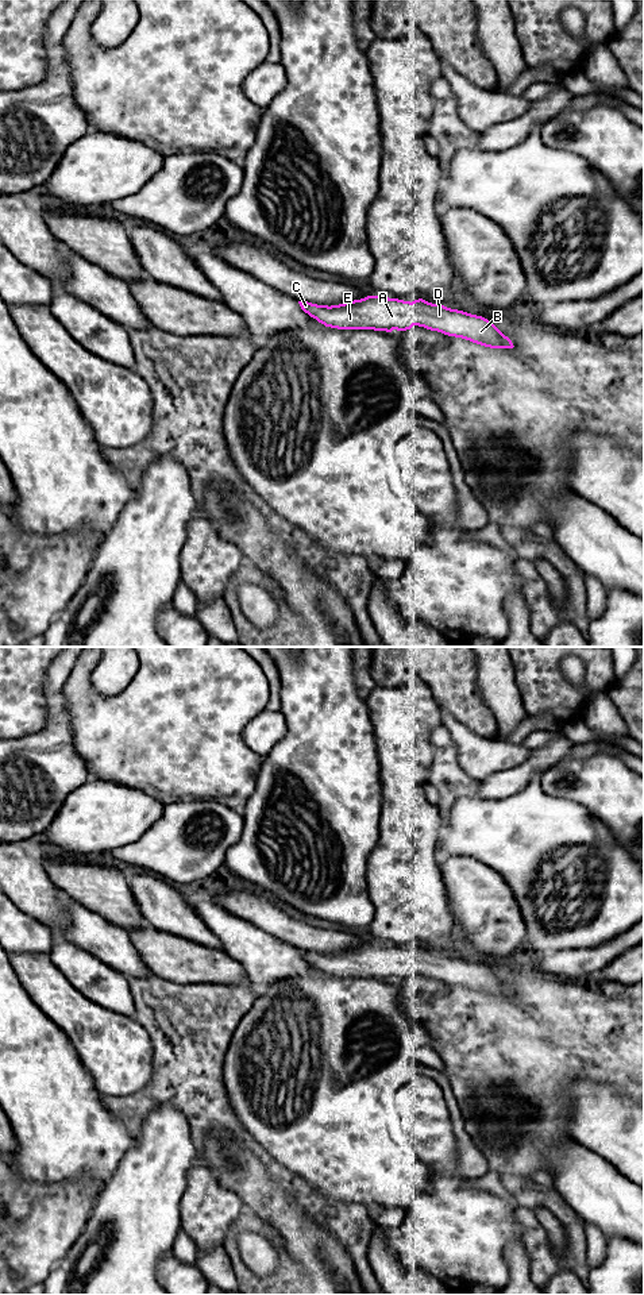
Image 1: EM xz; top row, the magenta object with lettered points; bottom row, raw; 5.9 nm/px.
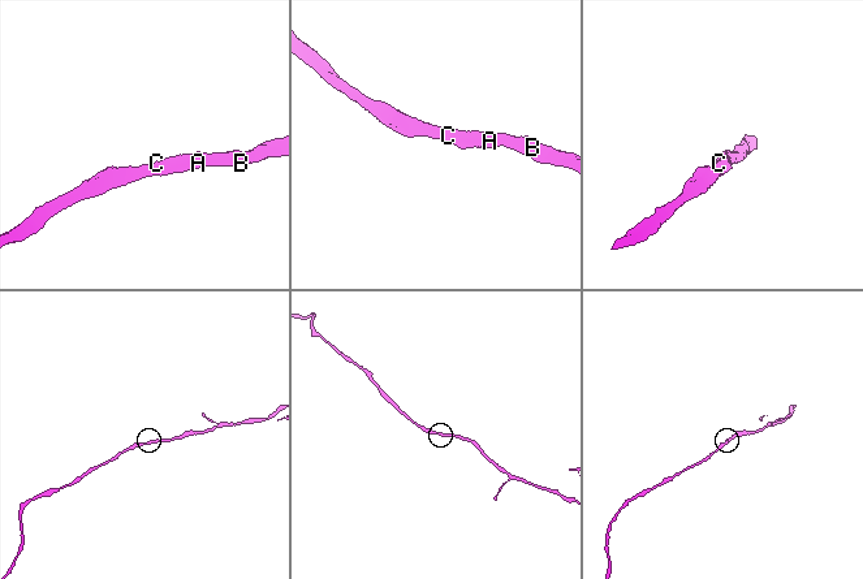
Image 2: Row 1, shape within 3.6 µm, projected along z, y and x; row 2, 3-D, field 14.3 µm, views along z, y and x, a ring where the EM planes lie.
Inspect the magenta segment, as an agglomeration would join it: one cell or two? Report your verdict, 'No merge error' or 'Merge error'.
No merge error

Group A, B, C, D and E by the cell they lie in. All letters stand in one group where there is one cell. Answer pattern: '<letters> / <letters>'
A B C D E

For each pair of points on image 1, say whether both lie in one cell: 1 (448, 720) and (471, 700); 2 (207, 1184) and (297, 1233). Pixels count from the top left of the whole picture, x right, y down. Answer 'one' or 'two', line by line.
1: two
2: two

